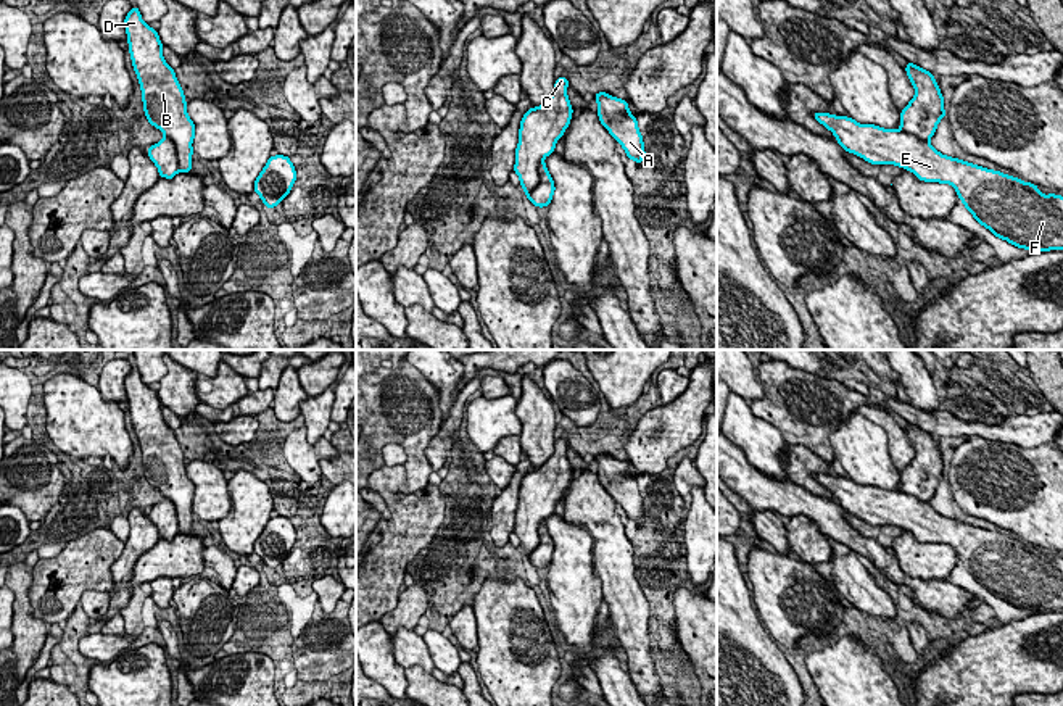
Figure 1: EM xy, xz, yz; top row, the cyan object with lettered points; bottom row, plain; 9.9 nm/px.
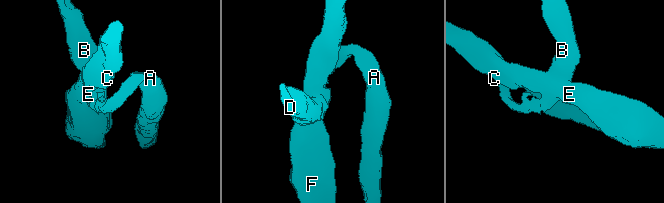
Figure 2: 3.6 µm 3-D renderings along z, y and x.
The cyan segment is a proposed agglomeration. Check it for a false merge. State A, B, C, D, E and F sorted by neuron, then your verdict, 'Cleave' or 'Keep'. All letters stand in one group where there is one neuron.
Groups: A B D / C E F. Cleave

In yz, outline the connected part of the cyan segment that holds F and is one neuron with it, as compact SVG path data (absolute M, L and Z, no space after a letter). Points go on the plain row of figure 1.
M813 474L829 490L839 506L871 525L895 525L912 532L920 542L950 545L974 580L995 598L1031 613L1063 611L1063 558L1042 556L1037 546L939 514L931 505L897 490L858 485L852 479Z

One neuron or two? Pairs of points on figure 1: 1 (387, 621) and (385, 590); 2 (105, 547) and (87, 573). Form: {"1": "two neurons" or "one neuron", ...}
{"1": "two neurons", "2": "one neuron"}

